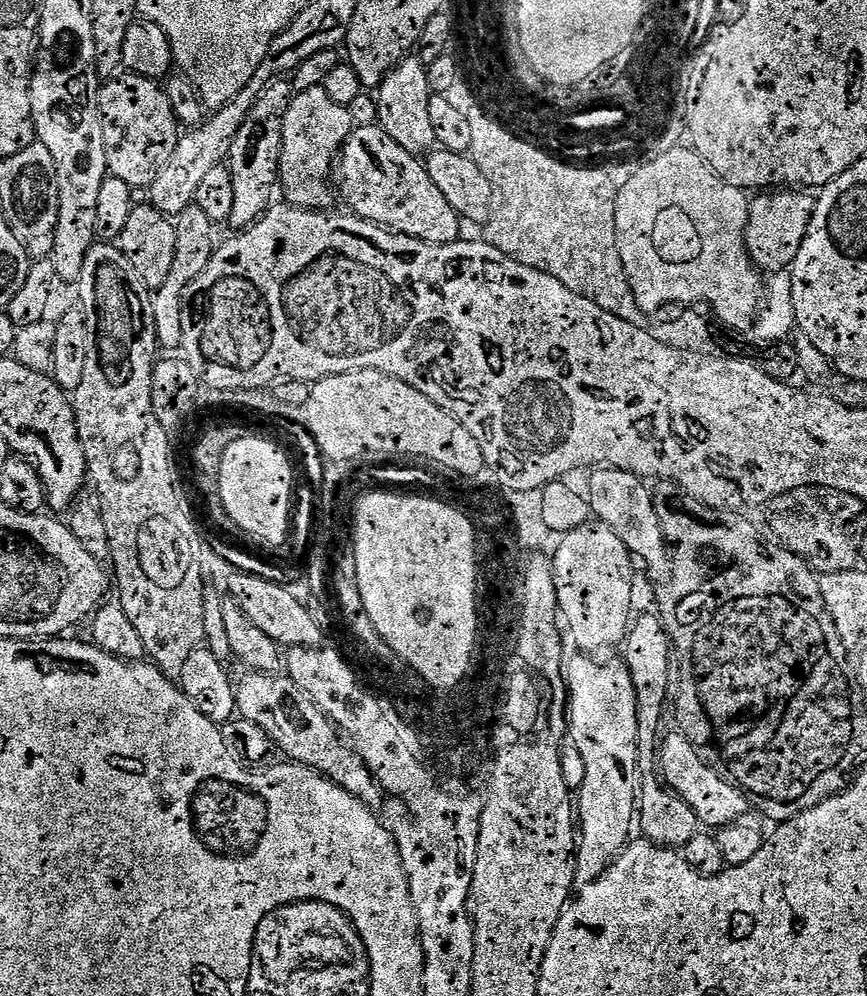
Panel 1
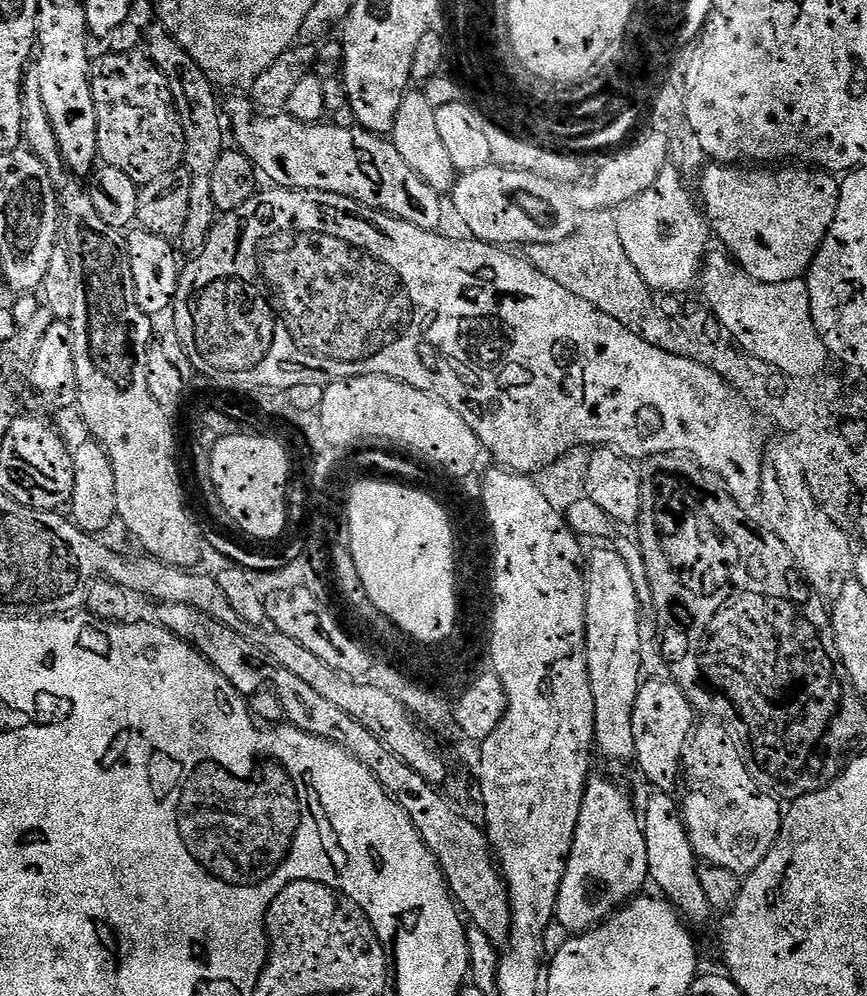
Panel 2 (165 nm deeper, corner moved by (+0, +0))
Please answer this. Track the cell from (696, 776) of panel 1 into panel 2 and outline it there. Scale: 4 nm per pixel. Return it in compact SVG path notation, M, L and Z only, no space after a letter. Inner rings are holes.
M647 679L641 683L631 720L635 744L634 760L635 763L638 762L643 776L654 786L653 789L670 792L675 785L679 785L683 754L696 724L694 718L696 719L696 711L673 681Z

